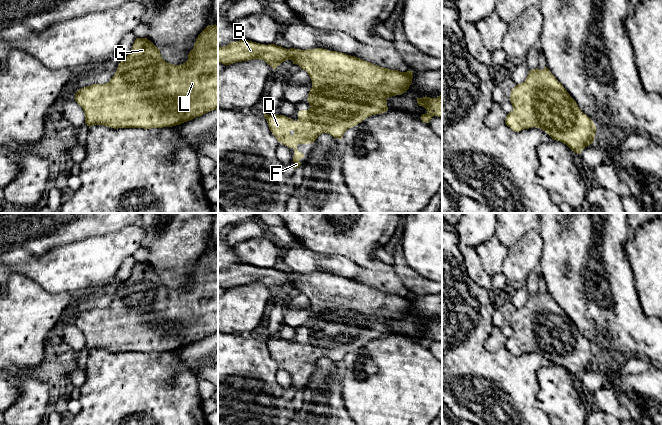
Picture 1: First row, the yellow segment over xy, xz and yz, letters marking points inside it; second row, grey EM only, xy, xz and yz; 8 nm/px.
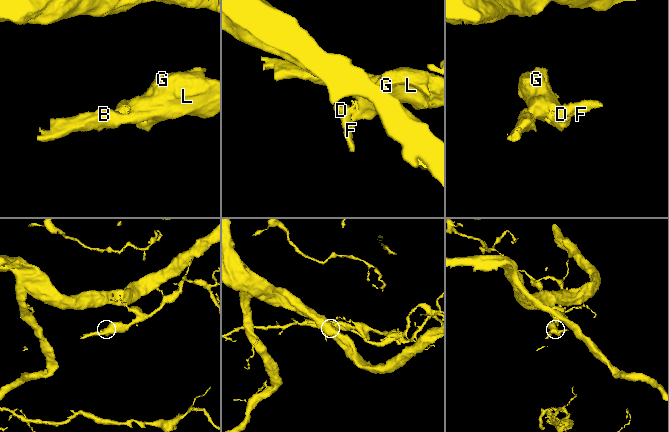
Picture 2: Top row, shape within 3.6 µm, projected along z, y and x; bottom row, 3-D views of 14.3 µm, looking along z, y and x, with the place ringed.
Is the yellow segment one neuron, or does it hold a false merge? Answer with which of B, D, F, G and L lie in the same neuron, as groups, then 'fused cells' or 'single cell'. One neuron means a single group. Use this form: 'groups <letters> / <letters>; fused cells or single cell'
groups B D F G L; single cell

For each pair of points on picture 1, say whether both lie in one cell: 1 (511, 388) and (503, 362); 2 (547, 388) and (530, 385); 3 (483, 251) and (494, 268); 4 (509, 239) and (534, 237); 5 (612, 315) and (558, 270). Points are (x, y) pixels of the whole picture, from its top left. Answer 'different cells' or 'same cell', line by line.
1: same cell
2: different cells
3: same cell
4: different cells
5: same cell

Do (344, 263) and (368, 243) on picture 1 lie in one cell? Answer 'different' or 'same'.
different

